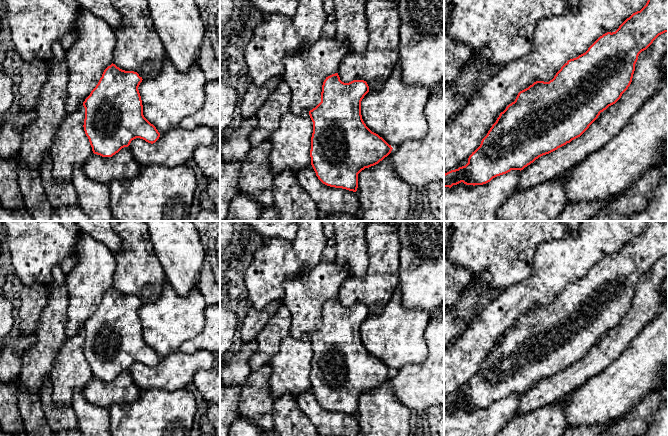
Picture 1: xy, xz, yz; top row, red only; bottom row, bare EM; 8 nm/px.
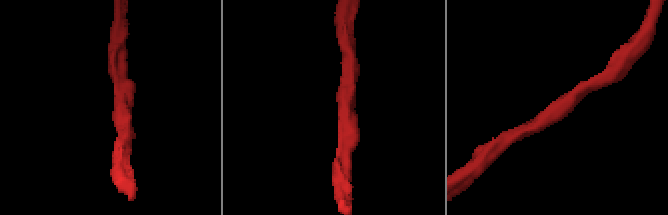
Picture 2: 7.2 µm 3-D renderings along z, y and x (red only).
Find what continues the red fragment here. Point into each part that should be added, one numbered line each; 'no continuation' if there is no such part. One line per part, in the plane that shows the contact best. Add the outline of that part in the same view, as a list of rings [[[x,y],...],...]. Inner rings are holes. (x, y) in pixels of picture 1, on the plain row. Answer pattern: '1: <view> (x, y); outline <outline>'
no continuation

